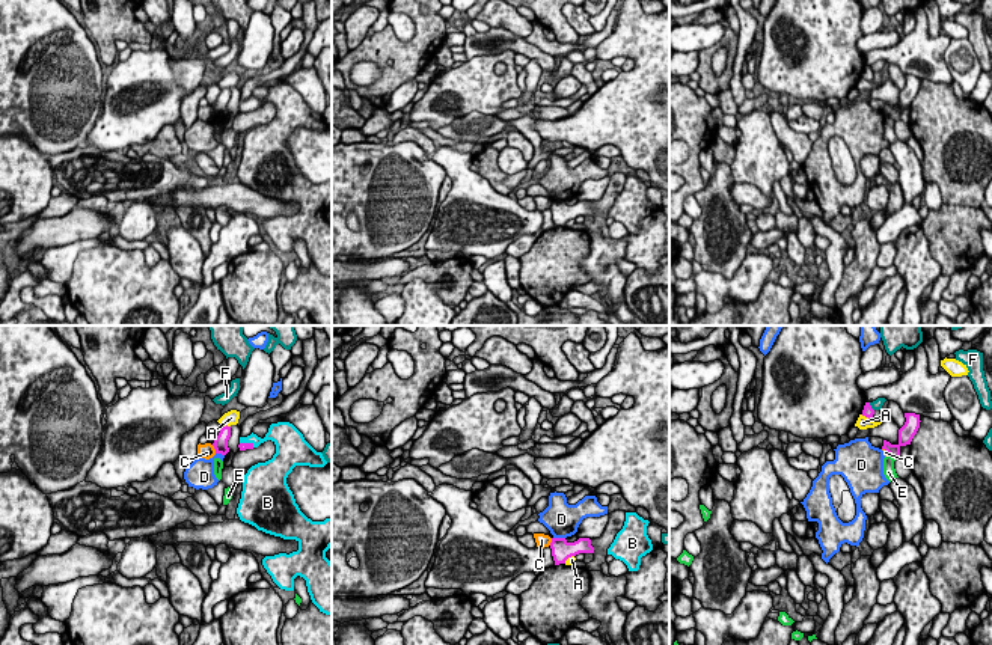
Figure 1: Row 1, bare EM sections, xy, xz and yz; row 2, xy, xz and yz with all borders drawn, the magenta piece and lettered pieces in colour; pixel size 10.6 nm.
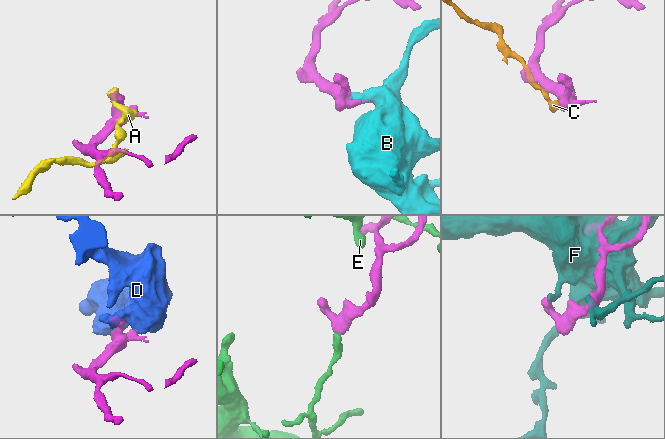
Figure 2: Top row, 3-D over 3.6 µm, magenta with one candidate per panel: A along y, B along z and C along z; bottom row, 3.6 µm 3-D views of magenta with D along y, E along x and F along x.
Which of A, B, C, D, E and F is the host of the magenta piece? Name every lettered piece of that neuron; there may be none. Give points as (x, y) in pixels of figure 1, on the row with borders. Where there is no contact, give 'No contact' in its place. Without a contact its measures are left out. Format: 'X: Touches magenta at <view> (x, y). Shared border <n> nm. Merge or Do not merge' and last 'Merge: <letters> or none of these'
A: Touches magenta at yz (866, 416). Shared border 120 nm. Do not merge
B: Touches magenta at xy (248, 443). Shared border 170 nm. Merge
C: Touches magenta at xy (214, 448). Shared border 110 nm. Do not merge
D: Touches magenta at xz (560, 538). Shared border 130 nm. Do not merge
E: Touches magenta at yz (891, 455). Shared border 100 nm. Do not merge
F: Touches magenta at yz (870, 407). Shared border 110 nm. Do not merge
Merge: B

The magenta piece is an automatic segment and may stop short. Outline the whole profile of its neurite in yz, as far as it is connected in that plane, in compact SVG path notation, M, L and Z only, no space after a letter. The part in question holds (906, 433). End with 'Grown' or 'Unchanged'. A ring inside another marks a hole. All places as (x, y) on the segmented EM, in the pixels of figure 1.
M905 413L906 422L899 429L899 443L891 445L889 442L883 440L882 449L888 452L888 455L899 458L900 457L900 448L911 445L914 436L917 434L920 428L920 414L915 413Z. Unchanged

